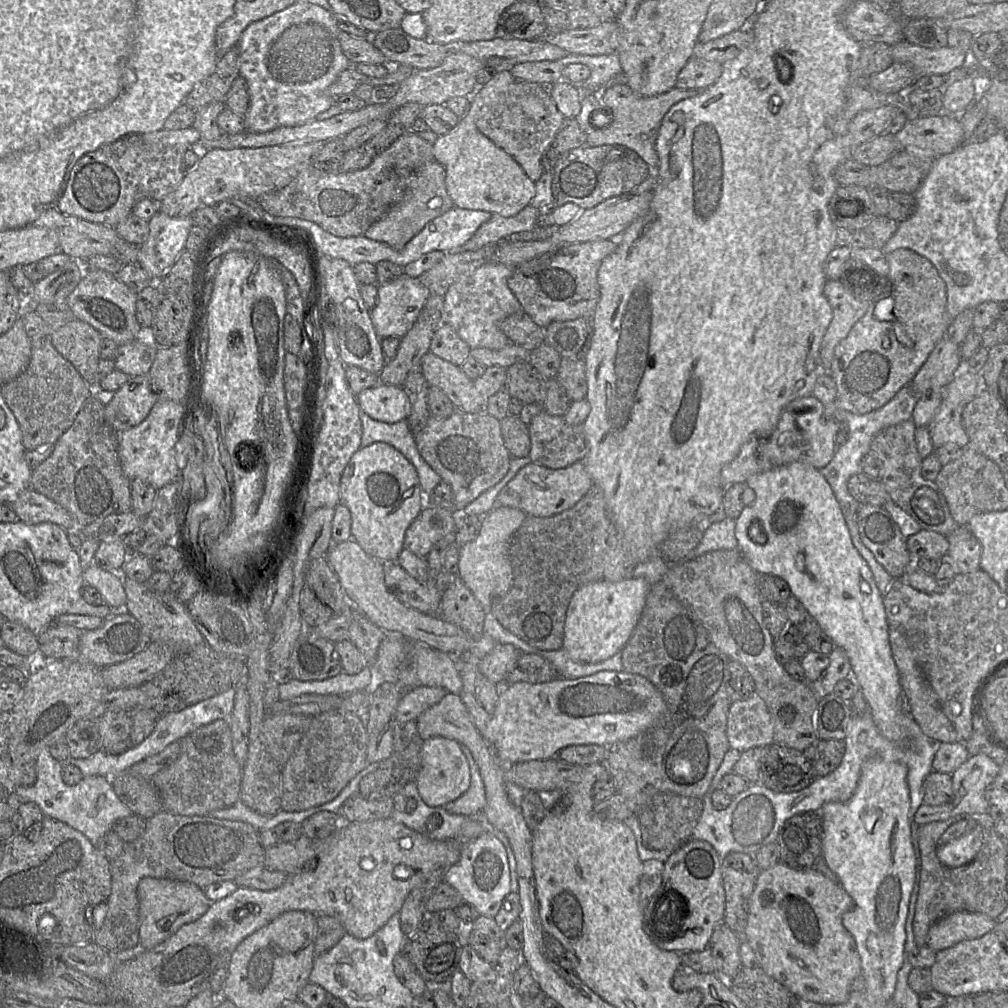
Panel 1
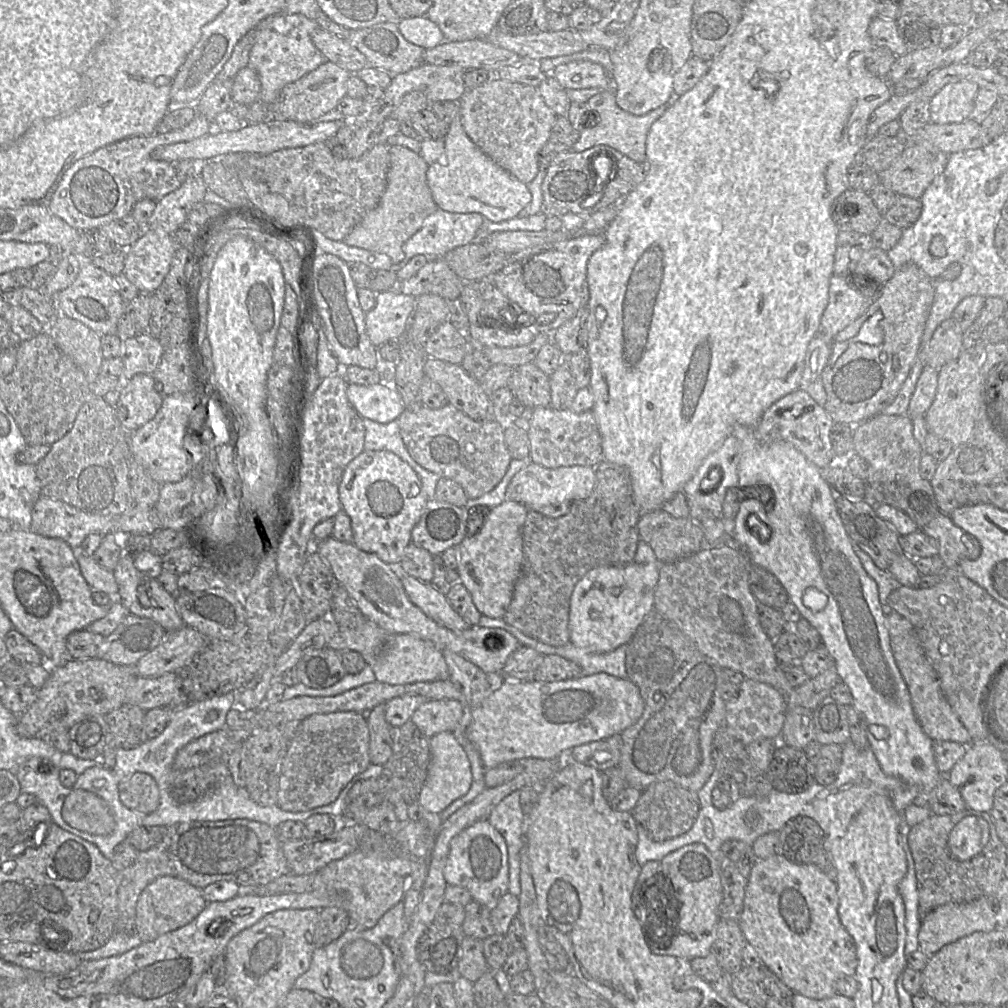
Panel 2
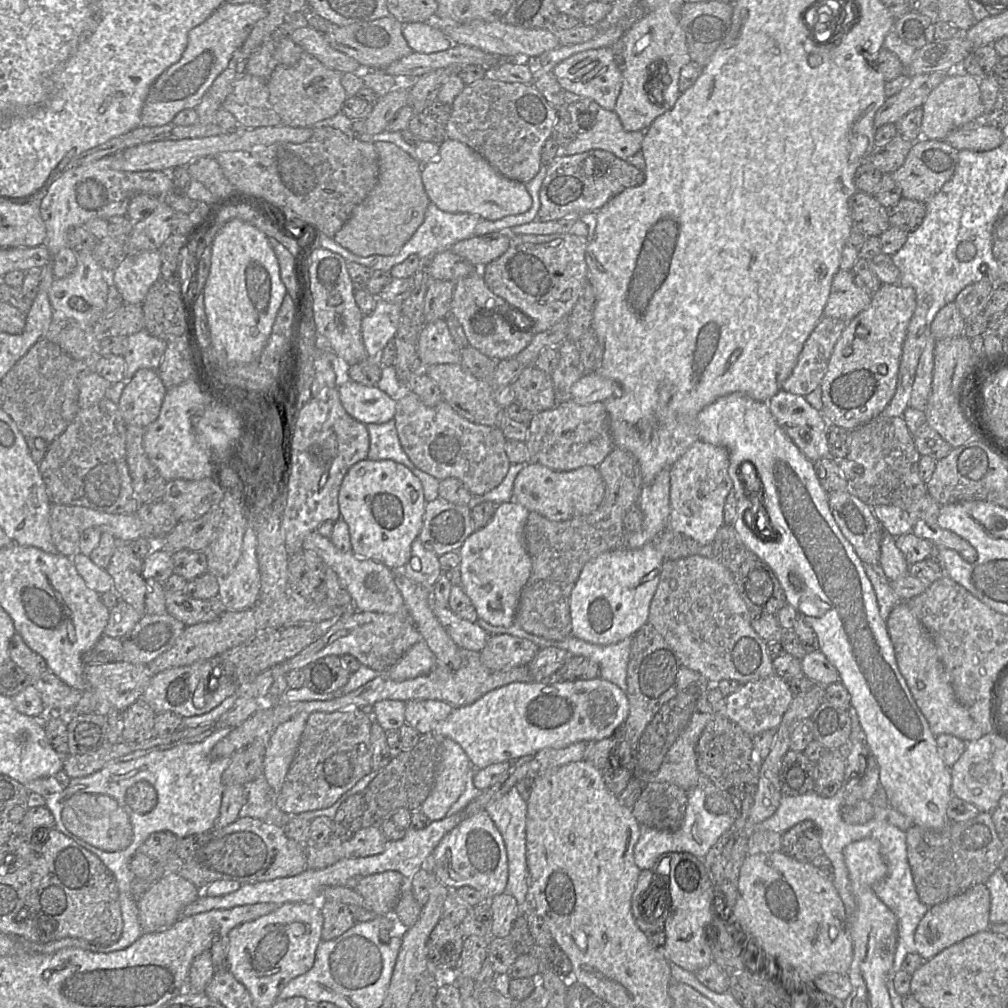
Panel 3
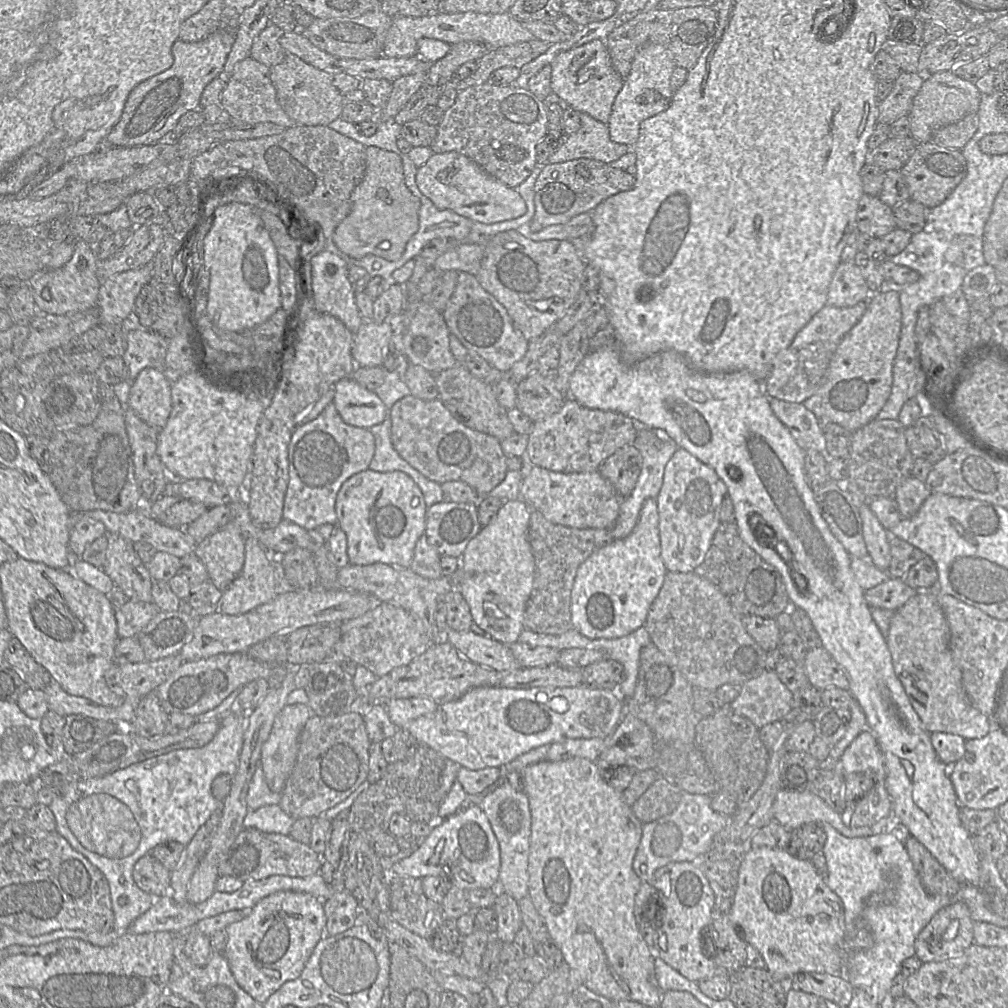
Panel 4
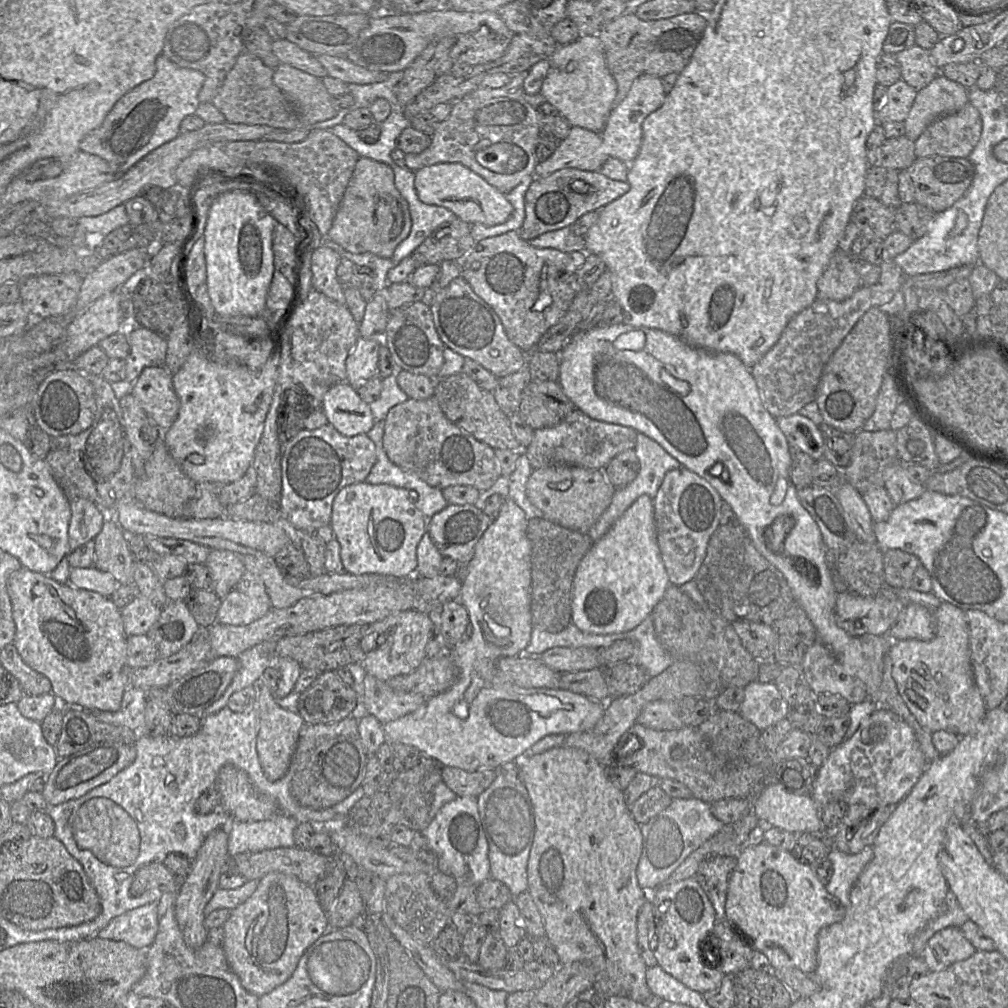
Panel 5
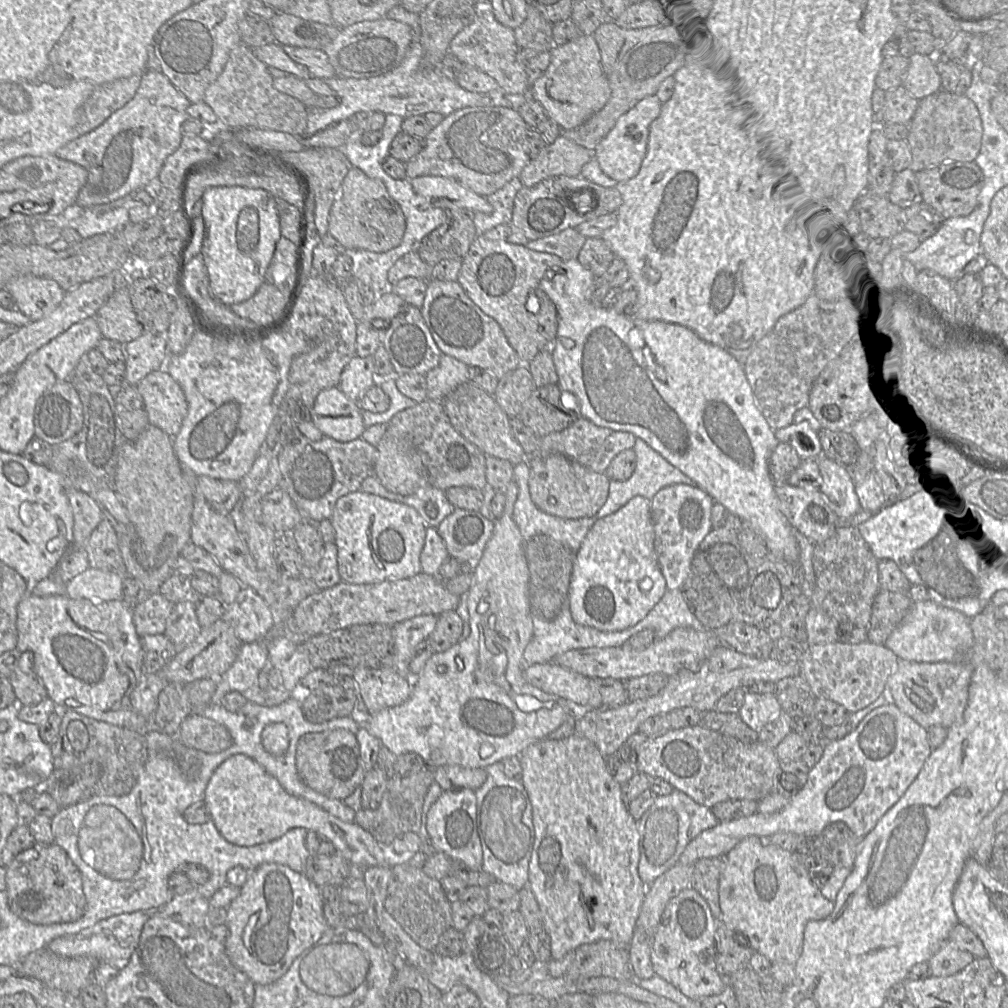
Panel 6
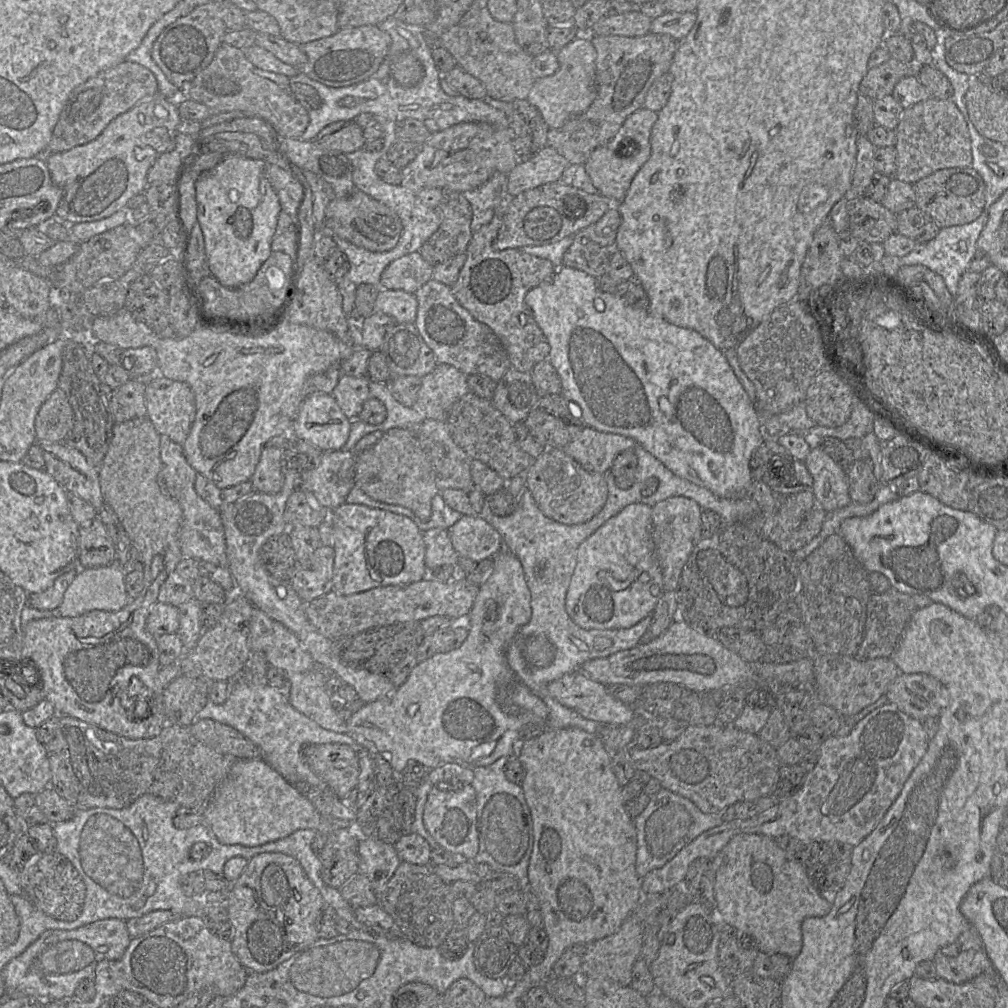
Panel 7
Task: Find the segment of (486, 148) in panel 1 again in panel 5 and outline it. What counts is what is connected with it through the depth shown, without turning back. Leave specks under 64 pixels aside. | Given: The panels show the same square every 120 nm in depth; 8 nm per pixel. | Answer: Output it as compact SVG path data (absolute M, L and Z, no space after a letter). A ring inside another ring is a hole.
M460 163L424 166L415 172L414 186L418 198L423 203L447 208L457 218L470 225L477 223L487 226L502 224L513 213L513 206L504 193Z

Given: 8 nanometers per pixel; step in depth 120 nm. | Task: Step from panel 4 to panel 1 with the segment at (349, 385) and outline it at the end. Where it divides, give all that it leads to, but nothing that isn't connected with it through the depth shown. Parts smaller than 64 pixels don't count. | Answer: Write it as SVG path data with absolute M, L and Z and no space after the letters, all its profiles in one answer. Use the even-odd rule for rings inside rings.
M378 383L356 395L360 409L372 419L394 423L408 416L409 399L401 386Z

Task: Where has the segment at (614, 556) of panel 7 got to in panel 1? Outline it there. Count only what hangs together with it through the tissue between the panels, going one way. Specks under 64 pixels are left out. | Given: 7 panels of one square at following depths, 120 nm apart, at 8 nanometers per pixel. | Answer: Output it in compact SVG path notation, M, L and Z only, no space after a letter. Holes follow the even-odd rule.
M637 577L581 586L567 609L562 649L572 660L581 663L598 663L622 651L639 621L650 587L643 578Z

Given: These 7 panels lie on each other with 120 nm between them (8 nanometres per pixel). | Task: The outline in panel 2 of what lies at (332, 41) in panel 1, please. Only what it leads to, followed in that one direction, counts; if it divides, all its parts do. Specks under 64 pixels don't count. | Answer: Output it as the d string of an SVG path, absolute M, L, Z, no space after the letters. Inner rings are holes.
M282 12L269 16L255 27L255 40L250 50L248 67L253 69L261 82L260 101L272 104L282 88L328 61L314 45L311 35L320 28L317 23L303 14Z

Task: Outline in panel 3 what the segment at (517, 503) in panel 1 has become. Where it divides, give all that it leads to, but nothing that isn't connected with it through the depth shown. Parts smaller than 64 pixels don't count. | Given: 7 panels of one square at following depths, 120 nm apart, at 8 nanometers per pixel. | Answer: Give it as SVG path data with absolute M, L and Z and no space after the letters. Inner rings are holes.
M526 463L518 473L513 484L512 500L524 506L529 512L536 512L552 521L565 521L595 511L605 495L605 484L598 468L582 466L571 471L556 471L537 463Z

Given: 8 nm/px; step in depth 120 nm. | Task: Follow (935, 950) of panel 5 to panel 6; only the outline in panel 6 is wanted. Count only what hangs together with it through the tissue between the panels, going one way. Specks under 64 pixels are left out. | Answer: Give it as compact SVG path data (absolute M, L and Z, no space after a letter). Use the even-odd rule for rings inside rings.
M947 940L929 959L931 975L946 977L964 969L975 957L968 951L960 950L954 943Z

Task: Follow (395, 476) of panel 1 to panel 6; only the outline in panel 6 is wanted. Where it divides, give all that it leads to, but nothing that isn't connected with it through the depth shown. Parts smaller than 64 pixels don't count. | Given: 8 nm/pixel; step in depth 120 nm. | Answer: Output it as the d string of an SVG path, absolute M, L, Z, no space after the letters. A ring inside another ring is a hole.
M359 489L337 500L330 521L335 531L338 572L342 581L369 584L408 578L421 572L420 554L426 528L423 518L413 507Z

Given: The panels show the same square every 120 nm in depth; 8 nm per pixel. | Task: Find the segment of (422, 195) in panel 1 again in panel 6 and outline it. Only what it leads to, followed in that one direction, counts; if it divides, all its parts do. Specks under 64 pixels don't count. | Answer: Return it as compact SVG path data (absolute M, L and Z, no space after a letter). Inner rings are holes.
M351 167L331 206L328 234L345 248L384 253L401 243L405 228L404 214L398 203L387 192L383 182L368 177L358 168Z

